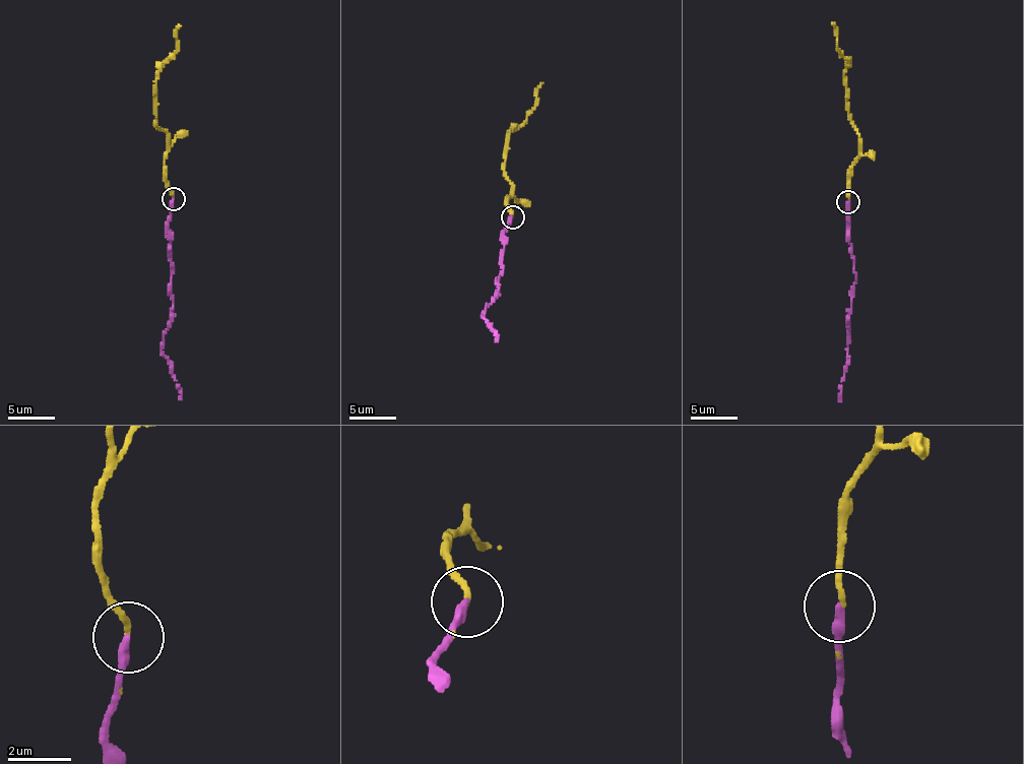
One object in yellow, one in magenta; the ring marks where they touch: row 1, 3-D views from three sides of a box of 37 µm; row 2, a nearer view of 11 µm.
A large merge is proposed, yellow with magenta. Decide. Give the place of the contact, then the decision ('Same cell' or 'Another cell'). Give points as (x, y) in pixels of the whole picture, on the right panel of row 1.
Place: (848, 202). Same cell

